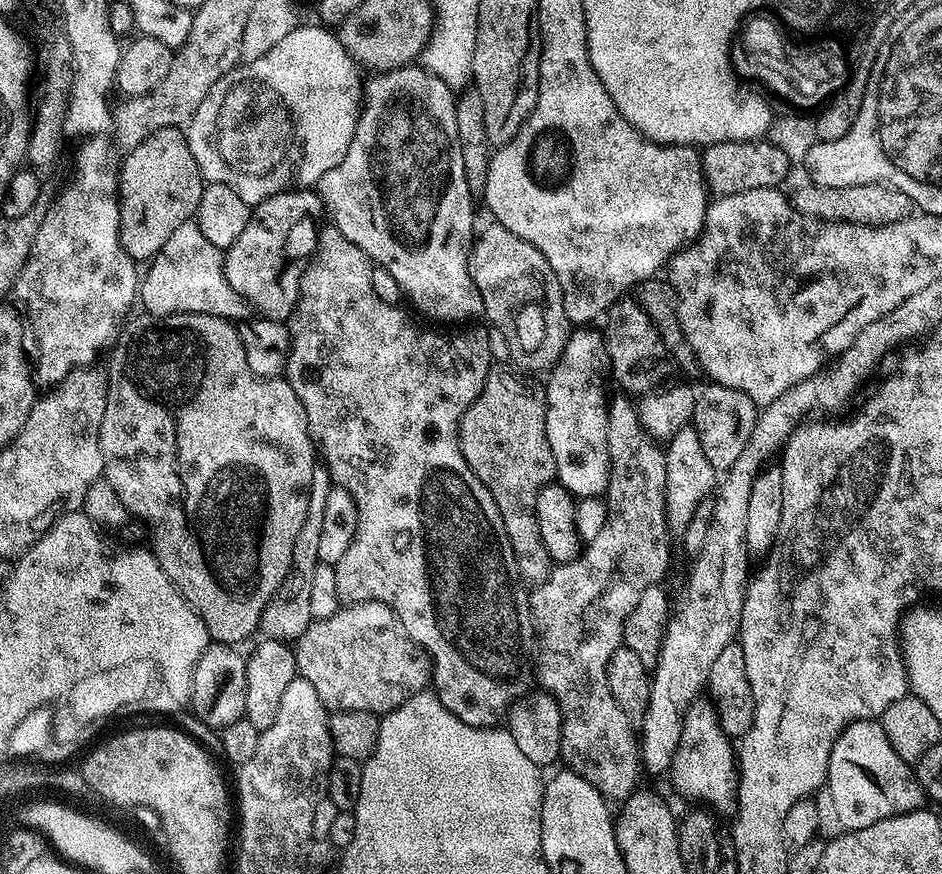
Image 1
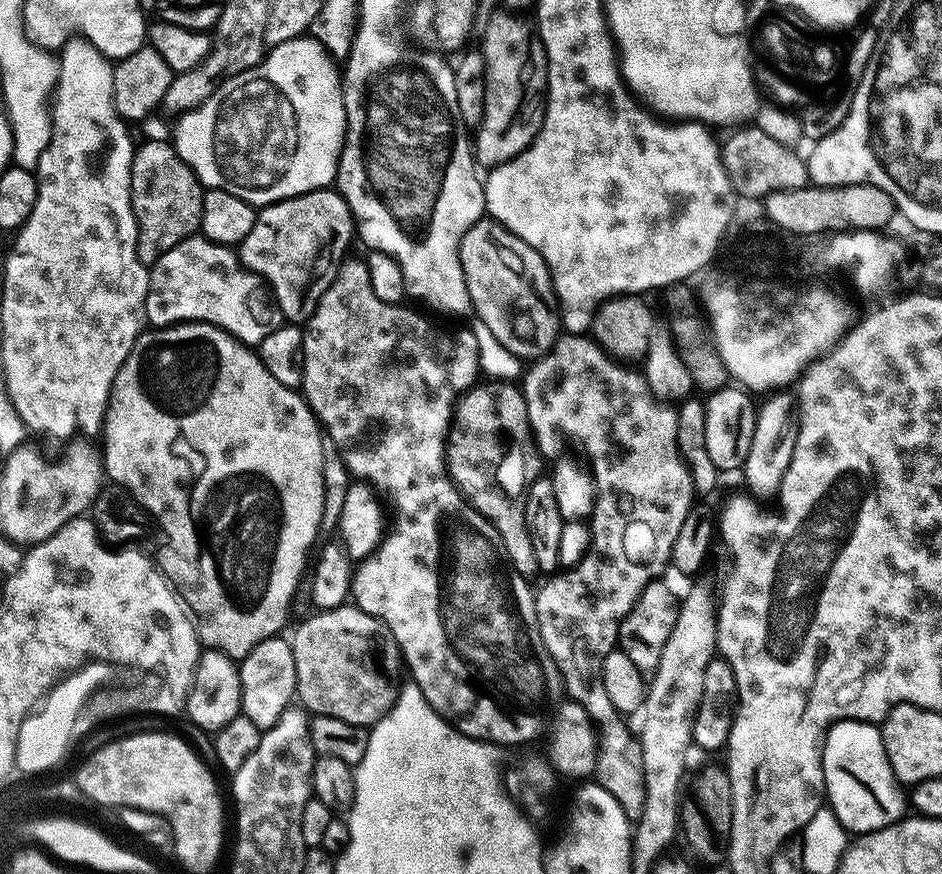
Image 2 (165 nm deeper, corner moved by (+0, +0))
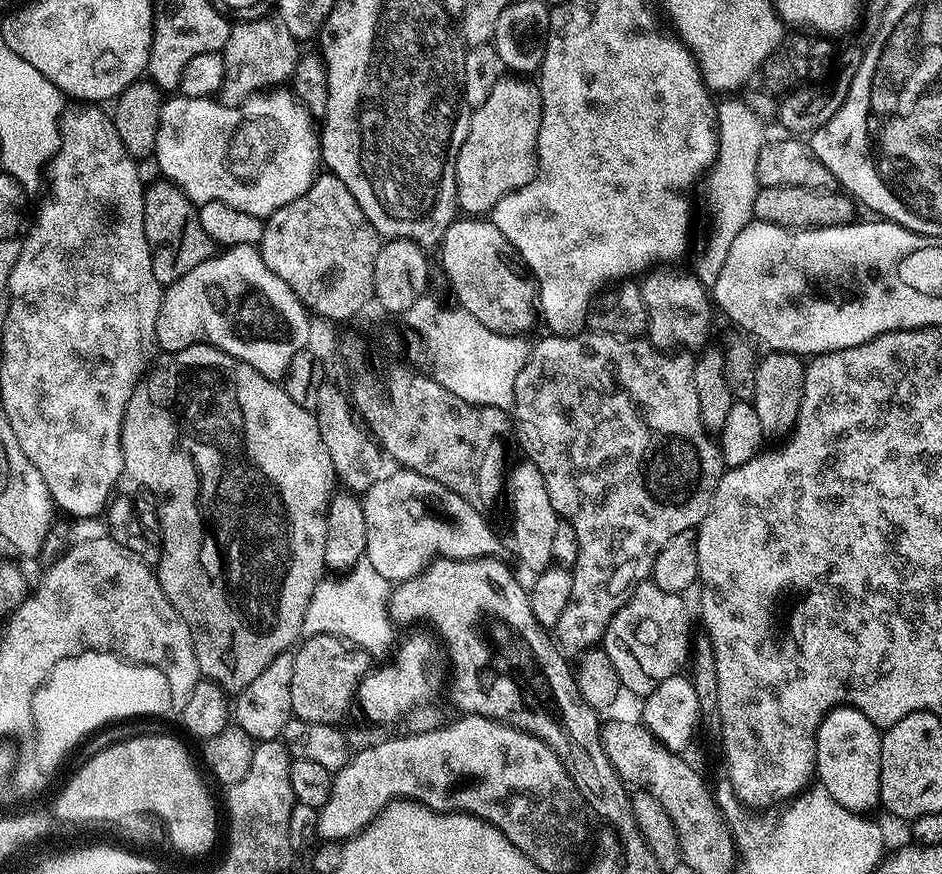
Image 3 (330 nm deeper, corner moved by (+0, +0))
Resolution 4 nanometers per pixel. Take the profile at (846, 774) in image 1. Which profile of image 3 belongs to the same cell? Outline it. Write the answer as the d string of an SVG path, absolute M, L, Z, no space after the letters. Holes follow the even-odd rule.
M837 706L825 716L824 721L816 731L816 767L815 775L820 776L819 783L842 806L852 812L867 813L867 808L876 808L880 802L880 737L881 729L876 728L862 714L859 708Z

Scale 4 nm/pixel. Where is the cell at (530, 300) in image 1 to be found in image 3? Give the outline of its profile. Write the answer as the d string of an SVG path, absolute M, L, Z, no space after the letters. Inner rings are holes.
M457 218L438 245L444 276L456 295L455 303L465 308L482 326L503 336L528 334L538 324L536 286L516 255L514 246L488 218Z

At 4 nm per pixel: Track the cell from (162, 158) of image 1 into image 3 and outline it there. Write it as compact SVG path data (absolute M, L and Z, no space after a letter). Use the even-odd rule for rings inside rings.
M157 179L157 184L149 183L144 190L144 229L148 245L152 247L154 278L162 286L178 282L184 274L190 274L194 266L202 266L215 256L218 245L202 230L200 210L192 199L172 181Z

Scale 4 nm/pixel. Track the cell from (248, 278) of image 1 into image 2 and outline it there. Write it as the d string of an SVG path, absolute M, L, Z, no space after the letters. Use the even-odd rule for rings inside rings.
M331 187L319 188L318 190L307 192L301 196L286 198L285 200L274 202L273 204L263 205L263 207L257 211L254 226L250 226L250 234L246 234L244 241L238 245L238 255L240 257L240 263L254 274L258 274L260 279L268 285L276 303L280 306L283 319L288 322L296 322L299 321L300 307L304 304L304 291L308 288L308 279L312 276L312 267L316 264L316 255L319 254L320 248L326 247L331 240L337 240L338 243L344 244L351 236L354 236L354 217L352 212L348 209L348 203L344 201L344 197L340 195L339 191L333 190Z

